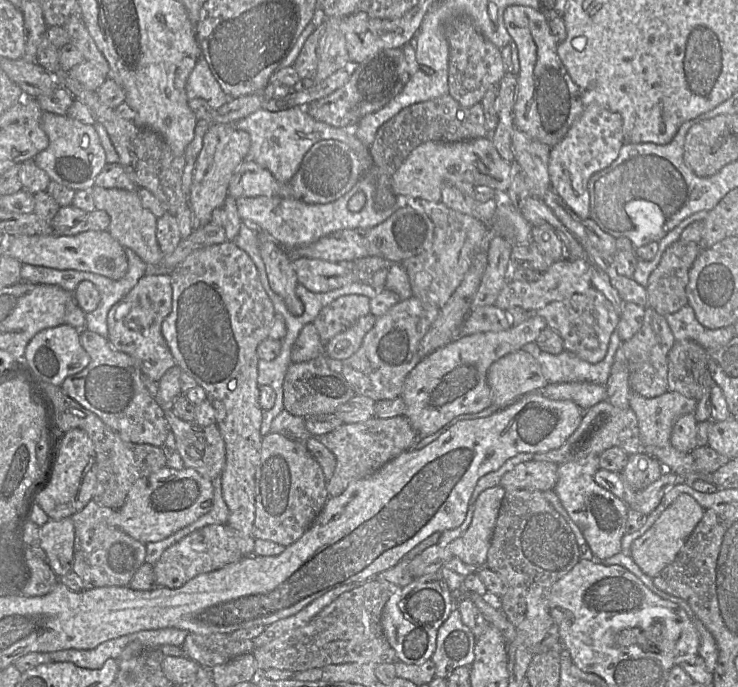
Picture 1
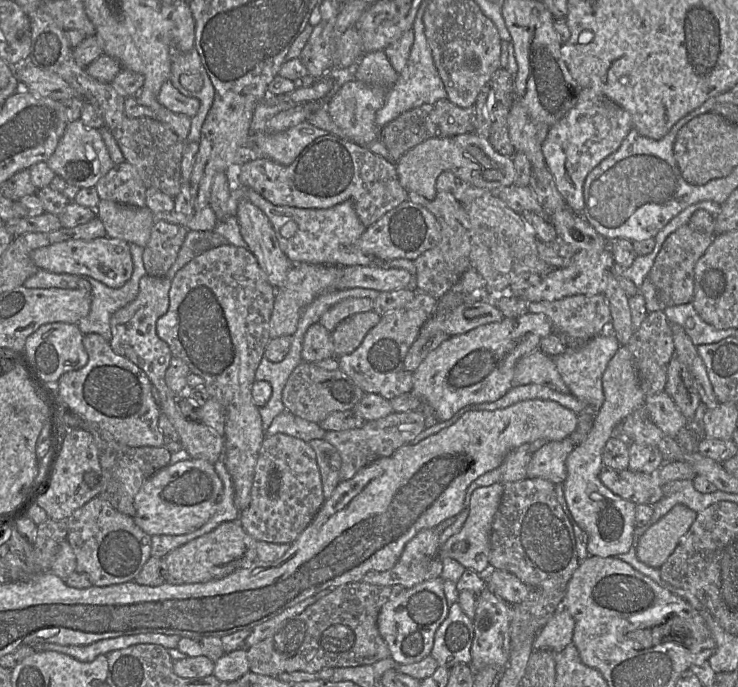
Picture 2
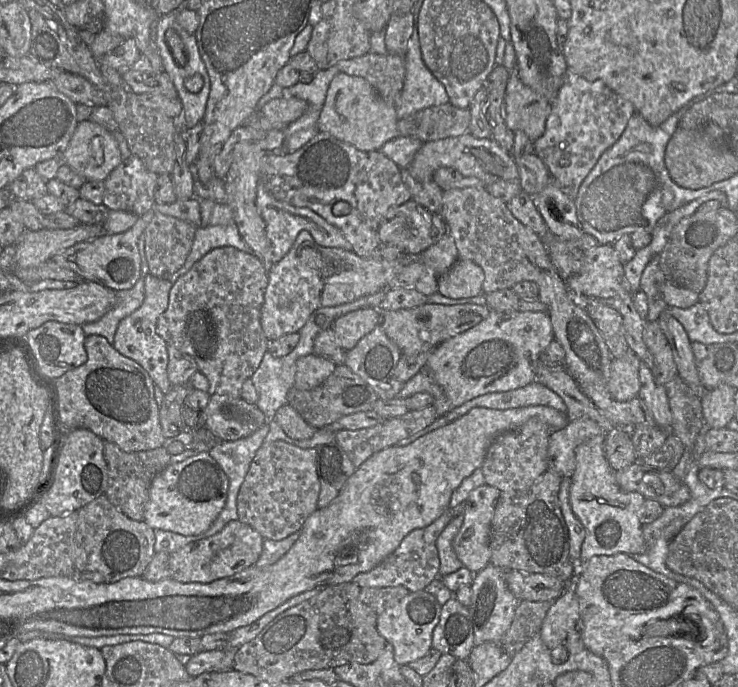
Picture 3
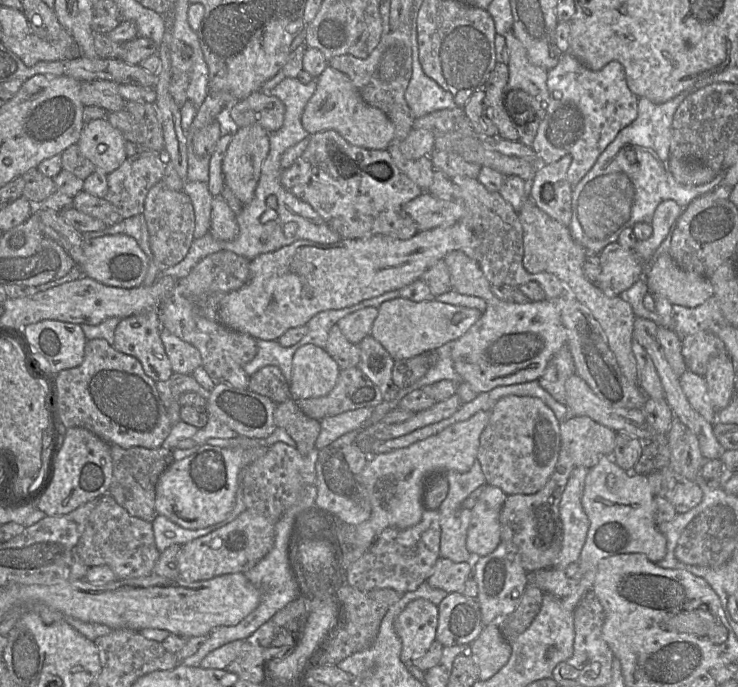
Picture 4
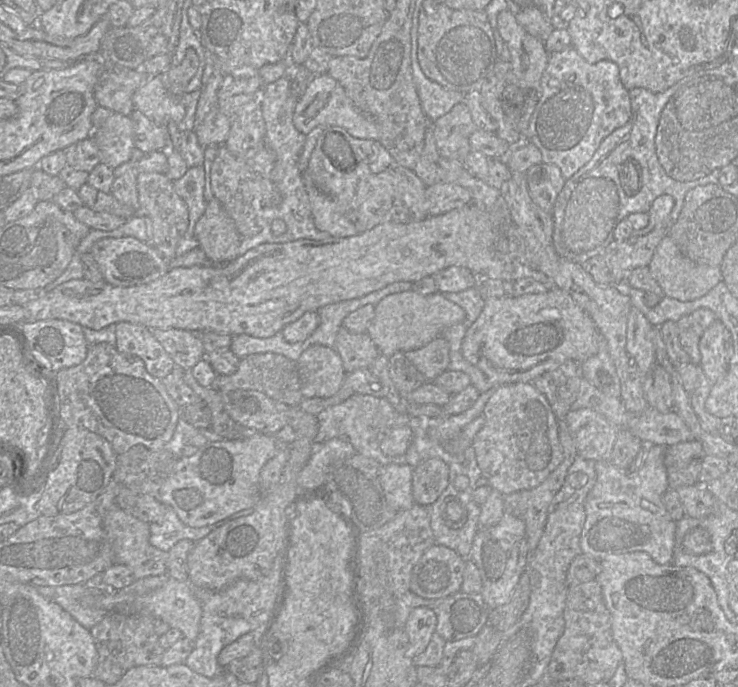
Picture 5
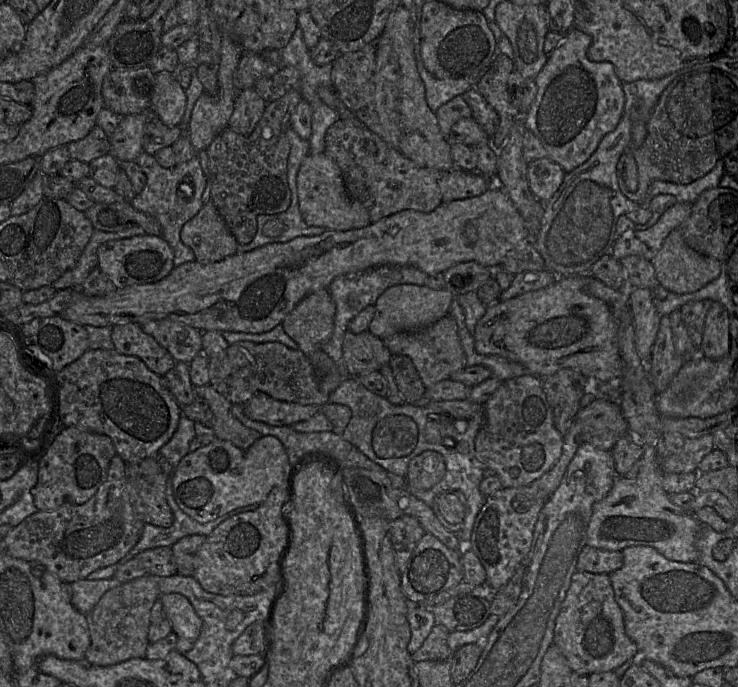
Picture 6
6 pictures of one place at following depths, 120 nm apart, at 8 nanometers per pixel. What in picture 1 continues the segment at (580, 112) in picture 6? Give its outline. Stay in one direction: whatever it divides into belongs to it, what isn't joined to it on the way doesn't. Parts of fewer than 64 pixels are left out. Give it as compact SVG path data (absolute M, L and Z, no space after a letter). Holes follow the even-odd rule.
M598 104L584 107L581 115L574 121L565 136L550 149L548 172L551 187L580 218L589 218L588 181L591 176L608 167L619 155L624 144L623 121L620 114Z

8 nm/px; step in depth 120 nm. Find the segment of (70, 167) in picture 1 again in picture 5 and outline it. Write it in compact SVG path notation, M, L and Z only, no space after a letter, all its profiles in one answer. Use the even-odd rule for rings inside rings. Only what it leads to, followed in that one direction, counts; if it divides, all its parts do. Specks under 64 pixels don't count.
M113 113L90 135L99 149L100 162L112 169L129 161L134 146L134 124L129 116Z

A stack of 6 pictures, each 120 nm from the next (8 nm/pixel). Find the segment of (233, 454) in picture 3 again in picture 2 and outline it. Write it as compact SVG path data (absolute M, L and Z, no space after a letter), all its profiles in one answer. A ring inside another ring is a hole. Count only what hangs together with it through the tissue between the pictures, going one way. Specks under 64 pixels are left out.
M223 457L216 461L214 468L223 483L223 492L220 502L216 505L216 510L208 521L198 528L196 538L212 531L219 524L227 521L238 521L240 512L234 504L234 485L229 472L223 462Z

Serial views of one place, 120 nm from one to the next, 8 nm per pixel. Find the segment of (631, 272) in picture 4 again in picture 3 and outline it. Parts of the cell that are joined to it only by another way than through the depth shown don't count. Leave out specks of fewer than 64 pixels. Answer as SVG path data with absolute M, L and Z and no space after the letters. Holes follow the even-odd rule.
M597 244L584 252L584 261L578 273L565 280L574 297L612 299L624 282L624 264L613 244Z

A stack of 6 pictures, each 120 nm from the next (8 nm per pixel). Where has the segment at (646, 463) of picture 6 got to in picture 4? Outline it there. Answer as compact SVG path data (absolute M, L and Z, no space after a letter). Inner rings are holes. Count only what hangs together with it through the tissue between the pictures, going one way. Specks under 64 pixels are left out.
M609 456L600 458L595 466L589 468L581 498L582 508L589 520L579 558L581 577L574 591L562 599L564 609L573 612L582 597L591 590L600 560L627 553L644 554L653 563L665 557L667 540L655 523L654 498L647 475L626 472Z

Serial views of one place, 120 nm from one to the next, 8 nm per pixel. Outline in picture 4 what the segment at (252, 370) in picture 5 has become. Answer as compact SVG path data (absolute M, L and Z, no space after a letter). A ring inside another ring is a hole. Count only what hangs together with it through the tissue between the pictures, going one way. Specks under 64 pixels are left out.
M265 366L249 377L248 390L280 404L291 399L290 383L276 366Z

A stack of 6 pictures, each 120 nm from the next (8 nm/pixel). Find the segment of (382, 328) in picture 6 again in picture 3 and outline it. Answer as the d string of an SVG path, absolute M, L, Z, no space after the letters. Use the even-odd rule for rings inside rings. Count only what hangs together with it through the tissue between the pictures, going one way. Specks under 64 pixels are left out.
M425 303L414 308L381 312L380 325L402 354L414 354L435 348L447 339L476 326L490 311L486 305Z

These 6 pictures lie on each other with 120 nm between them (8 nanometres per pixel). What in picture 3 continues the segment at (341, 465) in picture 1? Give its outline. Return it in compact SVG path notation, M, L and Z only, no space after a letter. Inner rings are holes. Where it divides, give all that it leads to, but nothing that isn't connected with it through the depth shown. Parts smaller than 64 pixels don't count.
M432 405L390 419L373 427L359 430L339 430L335 441L358 468L368 458L387 447L395 446L402 439L421 431L438 418Z

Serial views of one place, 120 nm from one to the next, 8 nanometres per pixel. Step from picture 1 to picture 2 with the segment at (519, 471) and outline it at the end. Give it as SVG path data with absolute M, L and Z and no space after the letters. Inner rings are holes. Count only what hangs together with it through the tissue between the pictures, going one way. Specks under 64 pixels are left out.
M570 437L546 441L533 453L527 467L527 478L543 478L554 484L563 483L567 477L566 459L575 446Z

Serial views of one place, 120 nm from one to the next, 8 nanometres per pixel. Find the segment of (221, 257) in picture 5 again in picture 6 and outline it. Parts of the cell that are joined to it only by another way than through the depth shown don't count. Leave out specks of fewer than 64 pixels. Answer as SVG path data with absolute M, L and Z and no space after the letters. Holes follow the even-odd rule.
M212 201L190 219L181 230L181 241L189 247L198 262L219 262L237 252L238 242Z

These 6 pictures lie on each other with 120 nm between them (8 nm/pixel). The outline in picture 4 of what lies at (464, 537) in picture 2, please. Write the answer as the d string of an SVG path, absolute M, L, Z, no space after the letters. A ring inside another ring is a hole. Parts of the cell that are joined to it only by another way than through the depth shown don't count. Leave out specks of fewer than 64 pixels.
M484 486L471 509L466 537L467 550L474 558L490 554L501 542L499 515L506 495L498 487Z

